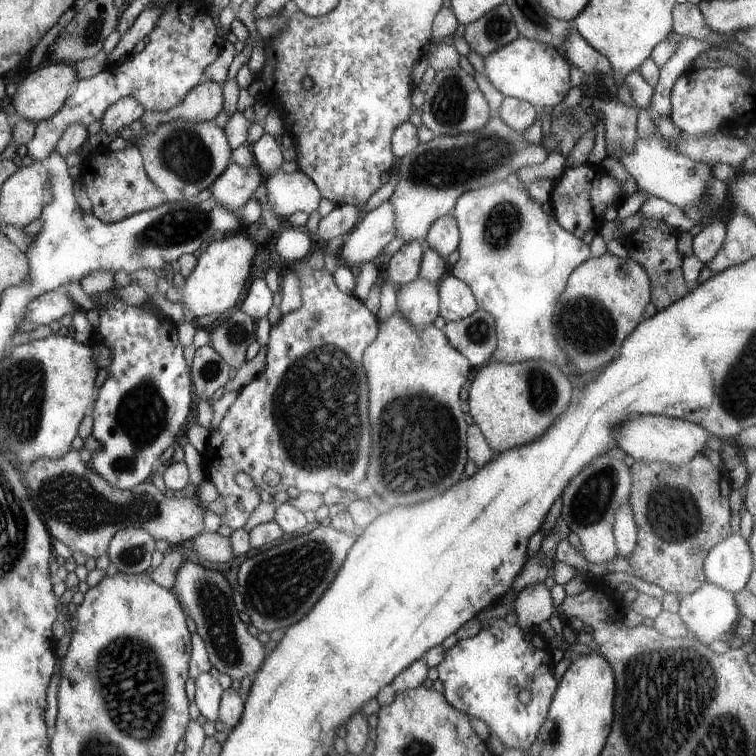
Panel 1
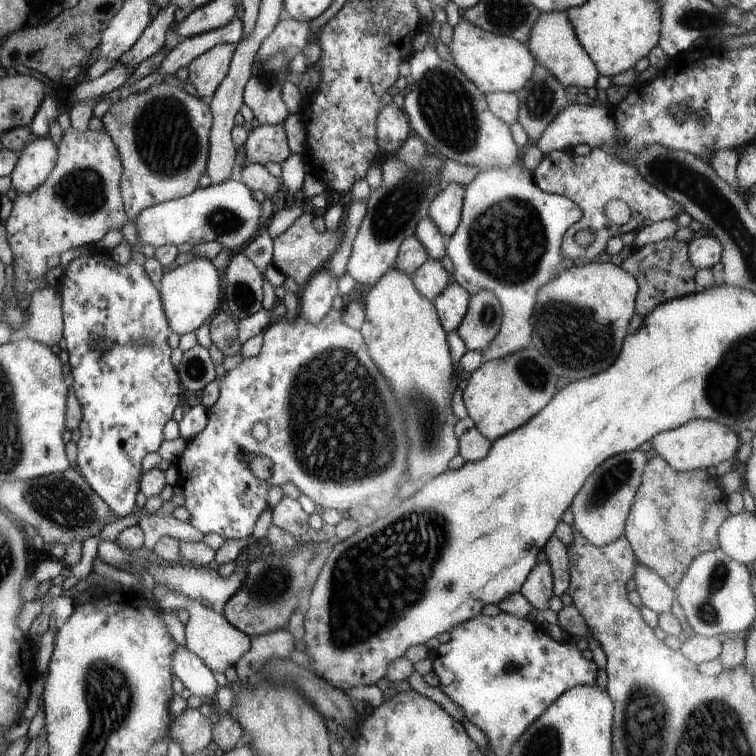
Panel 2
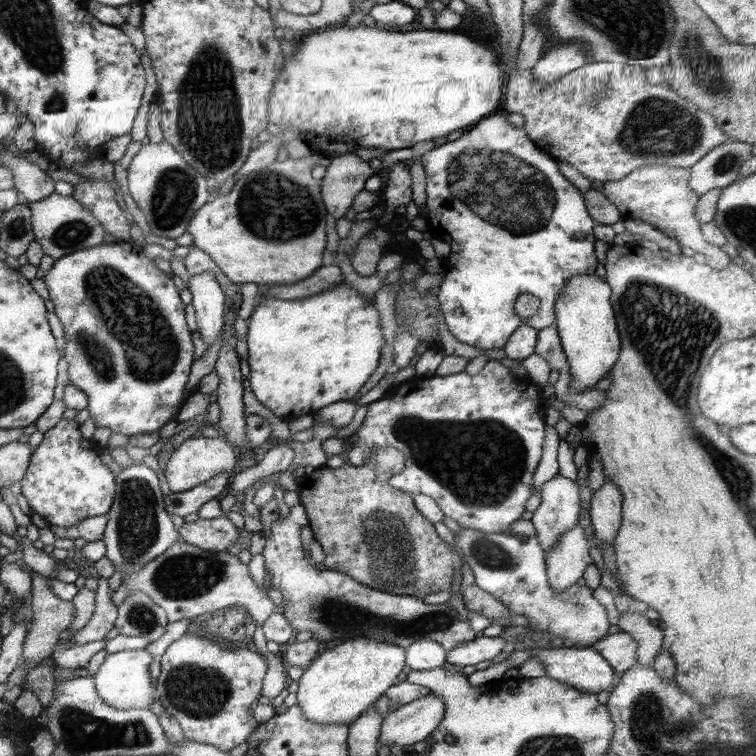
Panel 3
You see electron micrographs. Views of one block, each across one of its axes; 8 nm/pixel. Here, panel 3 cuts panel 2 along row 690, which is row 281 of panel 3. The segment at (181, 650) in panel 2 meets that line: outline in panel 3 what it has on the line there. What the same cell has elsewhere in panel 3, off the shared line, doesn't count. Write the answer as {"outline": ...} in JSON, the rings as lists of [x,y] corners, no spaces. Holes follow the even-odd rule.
{"outline":[[[212,271],[192,275],[188,290],[193,294],[193,306],[196,313],[197,332],[211,347],[216,344],[223,330],[224,292],[216,281]]]}

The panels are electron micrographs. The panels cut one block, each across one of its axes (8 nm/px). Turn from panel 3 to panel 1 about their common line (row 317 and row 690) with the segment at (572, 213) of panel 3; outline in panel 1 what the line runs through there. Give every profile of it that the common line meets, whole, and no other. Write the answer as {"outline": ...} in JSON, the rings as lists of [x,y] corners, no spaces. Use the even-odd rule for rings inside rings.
{"outline":[[[493,619],[491,623],[491,626],[481,629],[474,637],[458,640],[446,651],[444,660],[436,667],[438,676],[444,683],[443,694],[456,710],[483,720],[488,725],[491,736],[498,738],[506,748],[529,750],[547,718],[552,697],[558,686],[553,672],[554,664],[548,659],[545,647],[537,645],[537,634],[524,632],[517,624],[511,626],[505,619]],[[523,689],[531,691],[528,704],[518,700],[518,692]]]}

